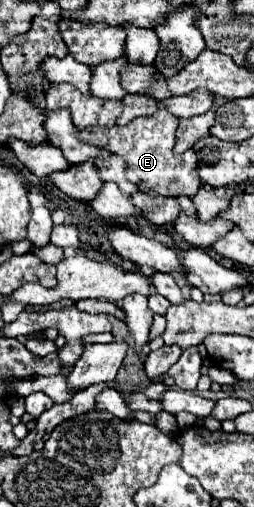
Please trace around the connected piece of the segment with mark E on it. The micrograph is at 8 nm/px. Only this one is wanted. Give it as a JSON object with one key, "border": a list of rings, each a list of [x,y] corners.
{"border":[[[157,110],[153,116],[141,116],[127,126],[95,126],[79,130],[83,142],[93,144],[97,148],[107,148],[113,154],[121,156],[127,162],[127,178],[139,186],[141,192],[153,192],[161,196],[195,196],[201,188],[201,180],[197,176],[197,154],[187,150],[183,154],[175,154],[175,128],[179,120],[165,112]]]}

